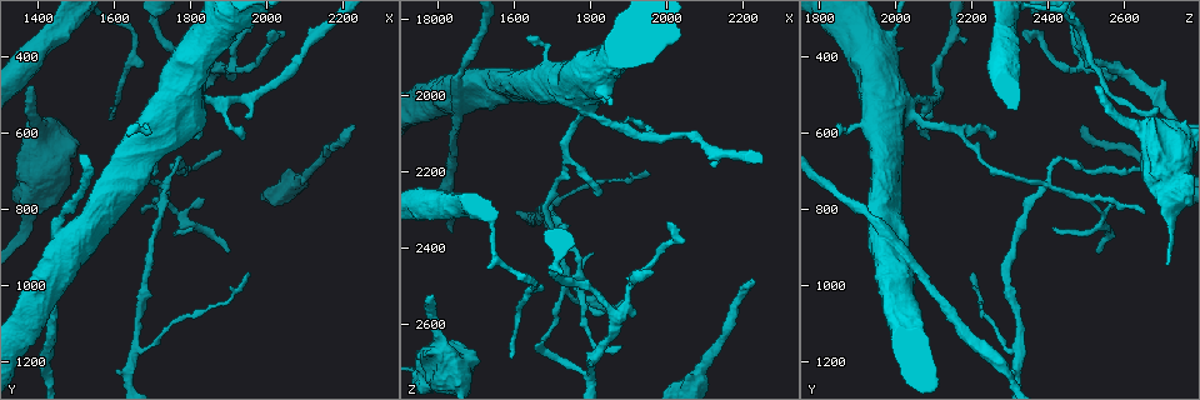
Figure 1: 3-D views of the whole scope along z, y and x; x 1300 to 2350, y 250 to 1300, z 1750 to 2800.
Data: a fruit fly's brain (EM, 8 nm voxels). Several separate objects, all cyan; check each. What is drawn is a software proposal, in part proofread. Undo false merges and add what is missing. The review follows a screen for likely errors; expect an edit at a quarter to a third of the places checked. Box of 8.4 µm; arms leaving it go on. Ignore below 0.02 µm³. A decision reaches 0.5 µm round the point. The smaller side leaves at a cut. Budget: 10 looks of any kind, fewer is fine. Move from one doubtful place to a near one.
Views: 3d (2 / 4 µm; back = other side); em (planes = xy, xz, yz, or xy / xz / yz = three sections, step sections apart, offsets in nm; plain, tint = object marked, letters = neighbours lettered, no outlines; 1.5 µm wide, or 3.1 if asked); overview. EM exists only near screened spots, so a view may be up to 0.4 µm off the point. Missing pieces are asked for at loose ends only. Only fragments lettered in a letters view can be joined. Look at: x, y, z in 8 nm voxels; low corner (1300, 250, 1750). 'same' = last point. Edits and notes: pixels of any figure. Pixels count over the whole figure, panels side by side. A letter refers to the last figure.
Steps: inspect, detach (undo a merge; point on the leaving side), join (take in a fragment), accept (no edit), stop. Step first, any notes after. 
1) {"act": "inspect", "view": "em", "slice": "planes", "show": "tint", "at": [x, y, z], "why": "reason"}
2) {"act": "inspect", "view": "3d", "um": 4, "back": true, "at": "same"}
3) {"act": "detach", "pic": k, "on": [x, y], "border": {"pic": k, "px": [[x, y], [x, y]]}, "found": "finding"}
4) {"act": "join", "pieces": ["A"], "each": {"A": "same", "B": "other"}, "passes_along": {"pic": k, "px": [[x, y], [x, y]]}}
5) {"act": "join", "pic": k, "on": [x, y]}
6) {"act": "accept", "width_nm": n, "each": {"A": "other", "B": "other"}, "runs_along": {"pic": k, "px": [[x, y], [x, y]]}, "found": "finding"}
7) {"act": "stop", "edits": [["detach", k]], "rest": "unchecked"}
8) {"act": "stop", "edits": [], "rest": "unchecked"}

{"act": "inspect", "view": "3d", "um": 4, "at": [2235, 595, 2485], "why": "long arm stops here"}

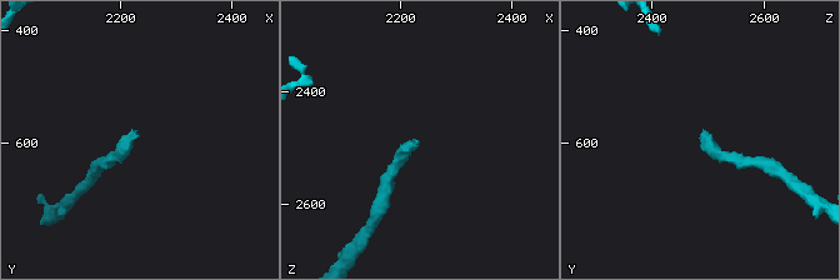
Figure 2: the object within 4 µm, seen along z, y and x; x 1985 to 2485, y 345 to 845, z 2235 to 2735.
{"act": "inspect", "view": "em", "slice": "planes", "show": "letters", "at": [2225, 585, 2485]}

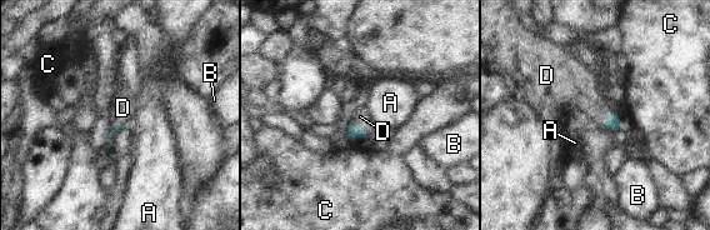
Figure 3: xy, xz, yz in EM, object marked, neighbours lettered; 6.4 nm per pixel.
{"act": "join", "pieces": ["D"], "each": {"A": "other", "B": "other", "C": "other", "D": "same"}, "passes_along": {"pic": 3, "px": [[613, 121], [606, 120], [584, 89]]}, "found": "the neuron continues"}

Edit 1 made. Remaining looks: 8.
{"act": "inspect", "view": "em", "slice": "planes", "show": "letters", "at": [1725, 735, 2385], "why": "sharp bend"}

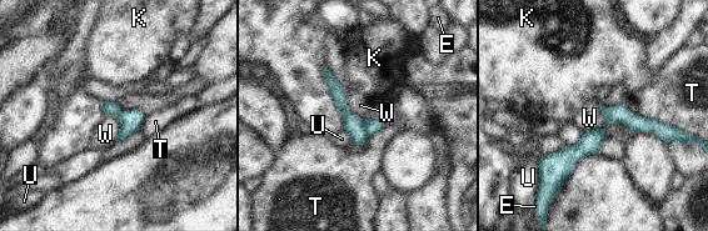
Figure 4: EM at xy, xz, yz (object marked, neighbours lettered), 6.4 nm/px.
{"act": "detach", "pic": 4, "on": [373, 126], "longest_contact_nm": ["T", 320], "each": {"E": "other", "K": "other", "T": "other", "U": "other", "W": "other"}, "border": {"pic": 4, "px": [[362, 121], [367, 137]]}, "found": "two neurons meet here"}

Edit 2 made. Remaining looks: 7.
{"act": "inspect", "view": "overview"}

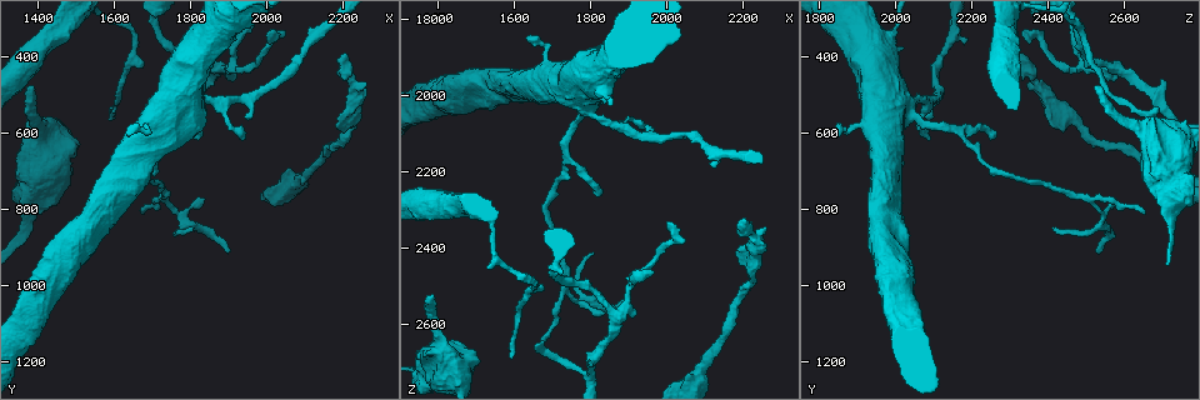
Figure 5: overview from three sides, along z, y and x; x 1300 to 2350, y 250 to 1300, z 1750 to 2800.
{"act": "inspect", "view": "em", "slice": "xz", "step": 4, "show": "tint", "at": [1390, 470, 2525]}

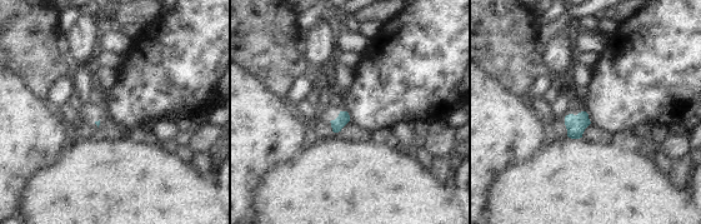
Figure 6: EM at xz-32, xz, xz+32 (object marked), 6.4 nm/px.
{"act": "inspect", "view": "em", "slice": "planes", "show": "letters", "at": "same"}

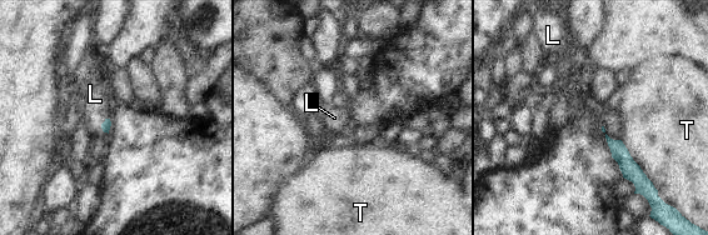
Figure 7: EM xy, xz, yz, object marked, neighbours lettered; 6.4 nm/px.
{"act": "join", "pieces": ["L"], "each": {"L": "same", "T": "other"}, "passes_along": {"pic": 7, "px": [[106, 124], [104, 121], [95, 94]]}, "found": "the neuron continues"}

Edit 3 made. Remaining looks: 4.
{"act": "inspect", "view": "overview", "why": "redraw"}

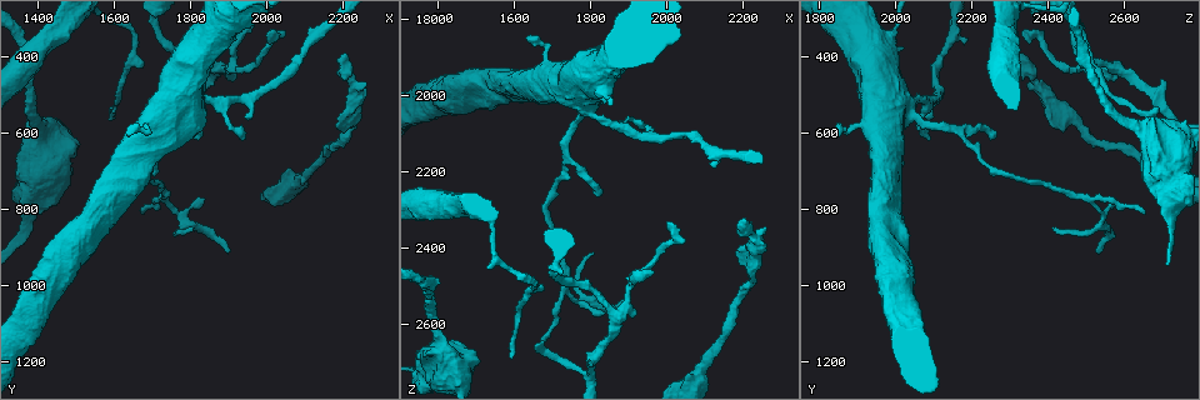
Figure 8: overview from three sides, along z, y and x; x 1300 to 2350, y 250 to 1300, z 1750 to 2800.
{"act": "inspect", "view": "em", "slice": "yz", "step": 4, "show": "tint", "at": [1755, 570, 2090], "why": "sudden change in width"}

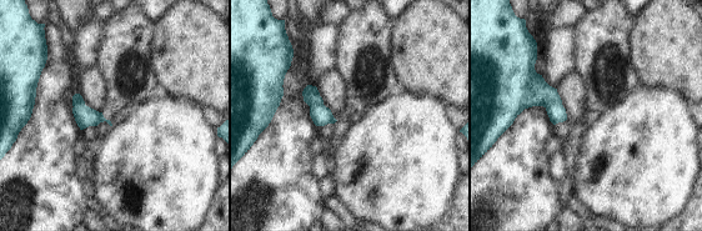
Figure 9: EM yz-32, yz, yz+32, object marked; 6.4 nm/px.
{"act": "inspect", "view": "em", "slice": "xy", "step": 8, "show": "tint", "at": "same"}

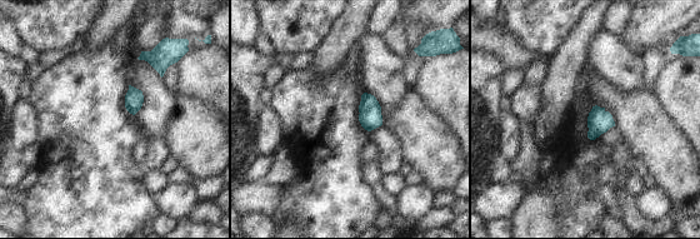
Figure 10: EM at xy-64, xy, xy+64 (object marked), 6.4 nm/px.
{"act": "inspect", "view": "em", "slice": "xy", "step": 8, "show": "letters", "at": "same", "why": "what lies round it"}

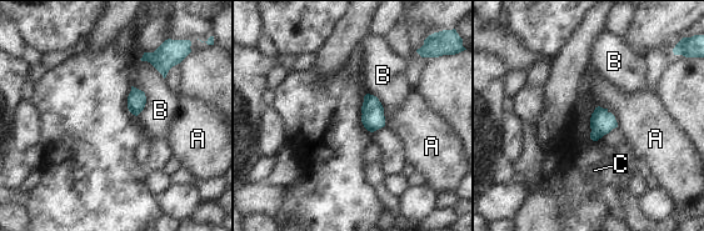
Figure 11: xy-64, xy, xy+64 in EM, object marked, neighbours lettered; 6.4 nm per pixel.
{"act": "accept", "each": {"A": "other", "B": "other", "C": "other"}, "border": {"pic": 11, "px": [[595, 106], [607, 109], [618, 126]]}, "found": "one neuron here"}

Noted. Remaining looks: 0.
{"act": "stop", "edits": [["join", 3], ["detach", 4], ["join", 7]], "rest": "unchecked"}

